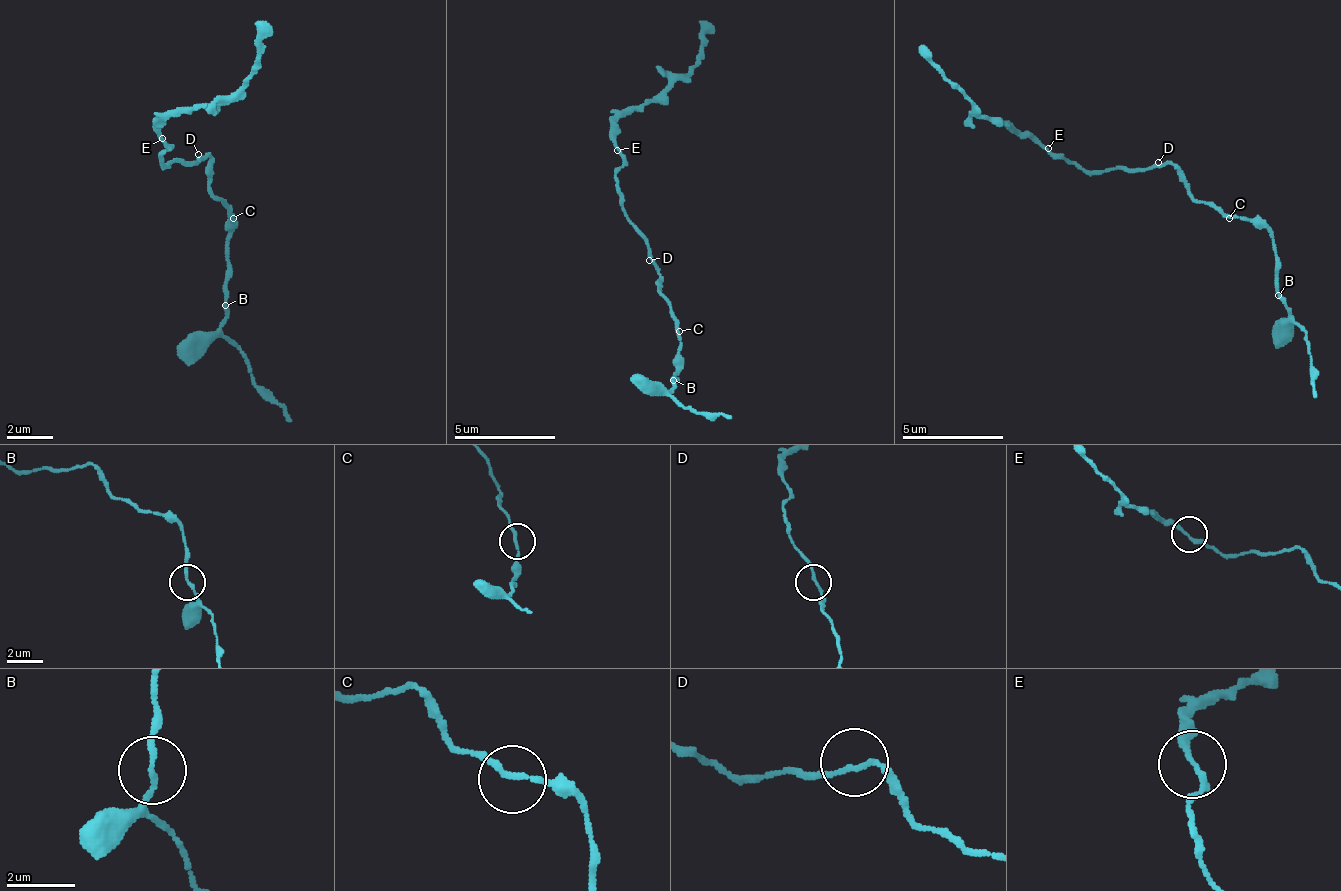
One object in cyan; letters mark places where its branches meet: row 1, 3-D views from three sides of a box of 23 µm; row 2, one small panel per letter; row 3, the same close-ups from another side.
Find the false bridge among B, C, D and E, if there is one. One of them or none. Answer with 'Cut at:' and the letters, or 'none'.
Cut at: none

